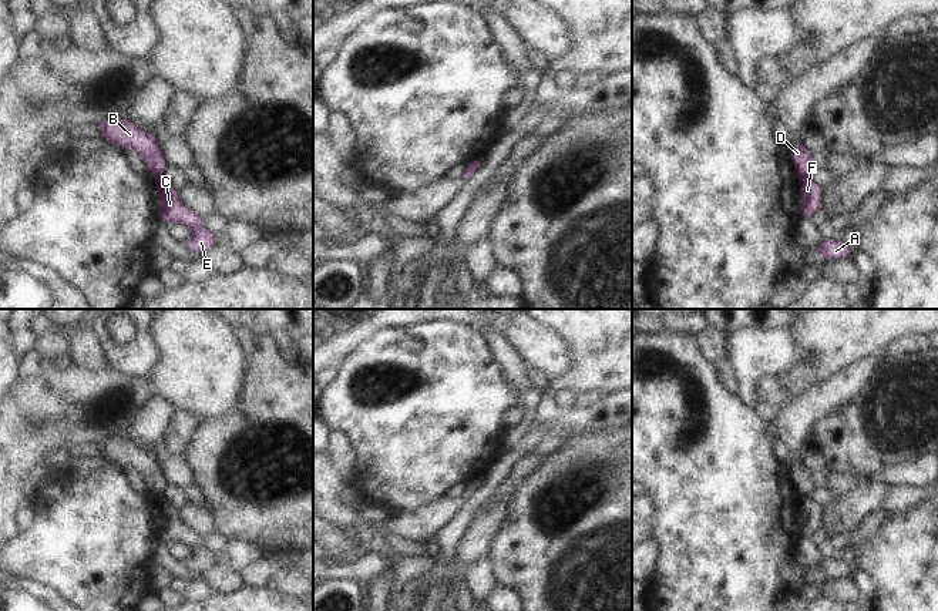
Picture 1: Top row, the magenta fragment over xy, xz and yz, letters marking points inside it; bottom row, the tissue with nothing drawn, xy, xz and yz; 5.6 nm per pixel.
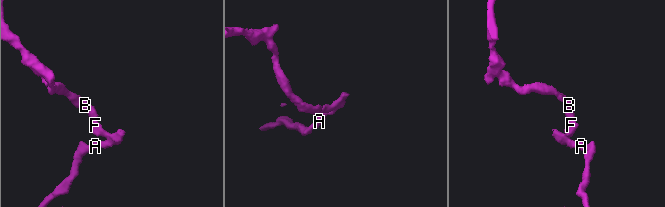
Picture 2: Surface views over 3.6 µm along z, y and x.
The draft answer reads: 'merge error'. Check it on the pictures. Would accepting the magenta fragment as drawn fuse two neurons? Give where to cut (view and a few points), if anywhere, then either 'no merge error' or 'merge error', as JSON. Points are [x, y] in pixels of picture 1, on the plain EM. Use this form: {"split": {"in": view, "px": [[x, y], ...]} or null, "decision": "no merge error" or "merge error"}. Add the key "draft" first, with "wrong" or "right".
{"draft": "right", "split": {"in": "yz", "px": [[807, 494], [800, 497]]}, "decision": "merge error"}

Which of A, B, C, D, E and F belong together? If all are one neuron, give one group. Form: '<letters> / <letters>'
A C E F / B D

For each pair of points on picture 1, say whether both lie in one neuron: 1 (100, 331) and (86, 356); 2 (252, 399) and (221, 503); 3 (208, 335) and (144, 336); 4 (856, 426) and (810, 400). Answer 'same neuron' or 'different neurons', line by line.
1: different neurons
2: same neuron
3: different neurons
4: different neurons

